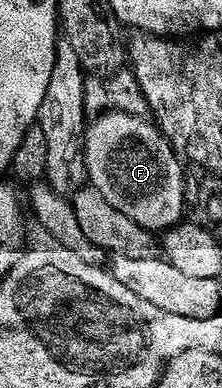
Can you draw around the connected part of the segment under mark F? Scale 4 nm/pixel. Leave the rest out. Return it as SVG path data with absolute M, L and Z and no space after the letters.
M111 110L97 116L100 117L97 120L95 117L88 125L86 144L88 179L91 187L97 188L102 198L106 198L110 206L114 206L114 210L122 210L126 218L138 222L138 226L142 226L147 232L163 234L169 228L176 227L185 219L188 199L184 189L186 168L172 143L151 119L143 116L131 116L125 112Z

